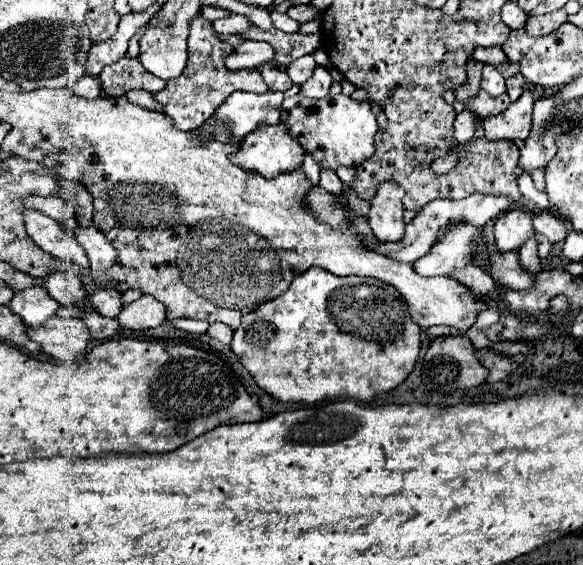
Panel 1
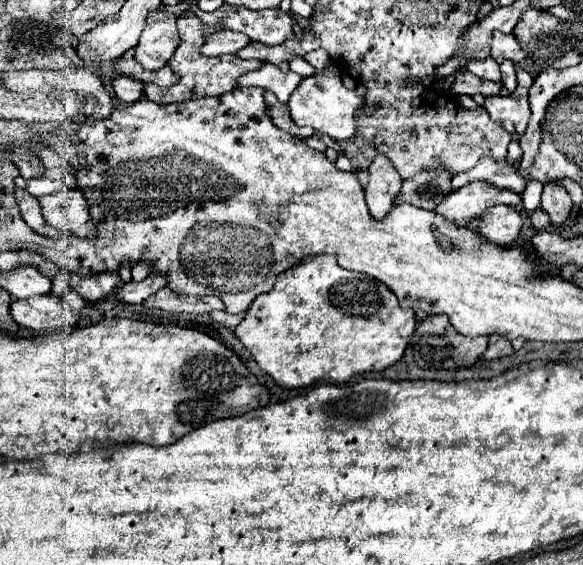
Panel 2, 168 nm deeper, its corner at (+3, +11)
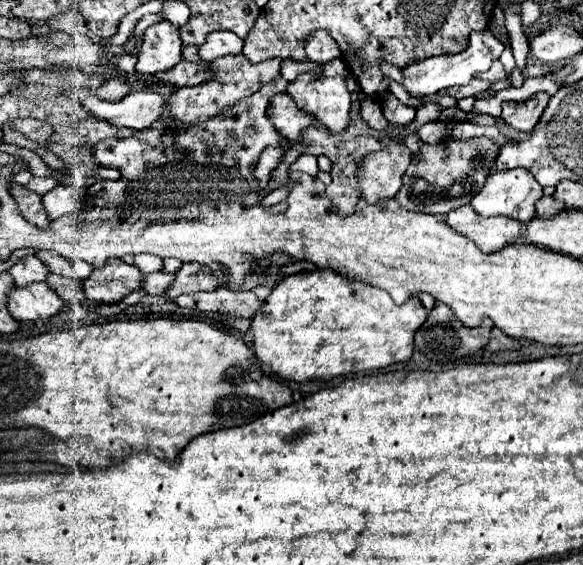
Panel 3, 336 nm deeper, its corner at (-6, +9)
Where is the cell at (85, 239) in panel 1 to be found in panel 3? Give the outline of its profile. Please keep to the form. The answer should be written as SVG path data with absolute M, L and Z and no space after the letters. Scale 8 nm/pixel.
M58 185L52 191L42 195L42 203L48 211L48 219L58 219L66 211L82 211L86 203L86 187L76 185Z

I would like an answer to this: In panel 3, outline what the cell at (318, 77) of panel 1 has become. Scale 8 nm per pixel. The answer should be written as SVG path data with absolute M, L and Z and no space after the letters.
M324 29L312 31L306 37L306 47L304 49L306 49L306 57L310 61L316 61L316 63L328 63L328 61L340 57L340 49L338 49L336 41Z

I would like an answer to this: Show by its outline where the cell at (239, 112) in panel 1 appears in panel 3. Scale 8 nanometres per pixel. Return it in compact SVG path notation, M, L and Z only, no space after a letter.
M284 59L284 61L282 61L282 71L280 71L280 73L292 83L292 81L296 81L302 73L318 73L318 71L320 71L320 63Z

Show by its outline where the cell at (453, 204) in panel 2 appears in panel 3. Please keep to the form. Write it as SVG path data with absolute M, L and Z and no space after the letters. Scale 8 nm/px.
M518 167L492 173L482 191L472 199L472 205L483 216L510 216L521 222L528 222L531 219L529 215L536 215L536 201L540 197L542 197L542 185L530 171Z

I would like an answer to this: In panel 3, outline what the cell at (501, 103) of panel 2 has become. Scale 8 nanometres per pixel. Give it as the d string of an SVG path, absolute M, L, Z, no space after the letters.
M536 93L534 97L530 97L528 101L522 101L522 103L516 103L516 101L504 101L502 103L502 119L518 129L518 131L532 131L534 125L538 123L544 107L548 105L548 99L550 95L548 93Z

